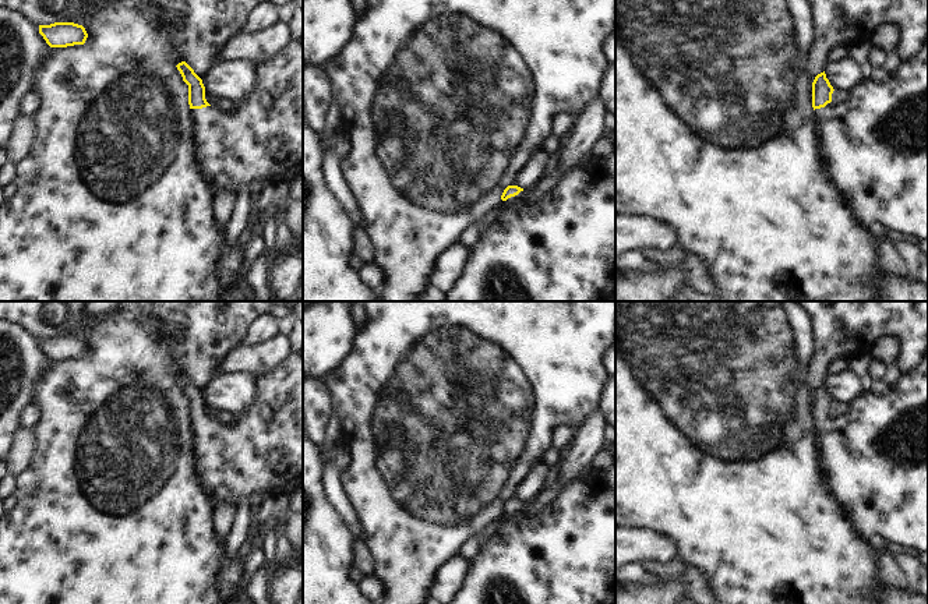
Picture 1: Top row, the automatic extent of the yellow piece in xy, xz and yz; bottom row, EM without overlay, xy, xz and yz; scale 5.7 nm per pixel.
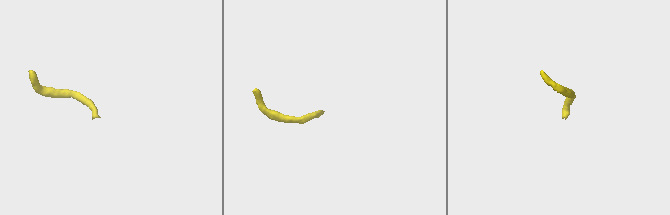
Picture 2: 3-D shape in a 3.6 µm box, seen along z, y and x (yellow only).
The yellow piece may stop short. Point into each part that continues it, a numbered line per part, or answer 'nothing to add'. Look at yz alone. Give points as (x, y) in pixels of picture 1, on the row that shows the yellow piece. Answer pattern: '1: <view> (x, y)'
1: yz (874, 145)

